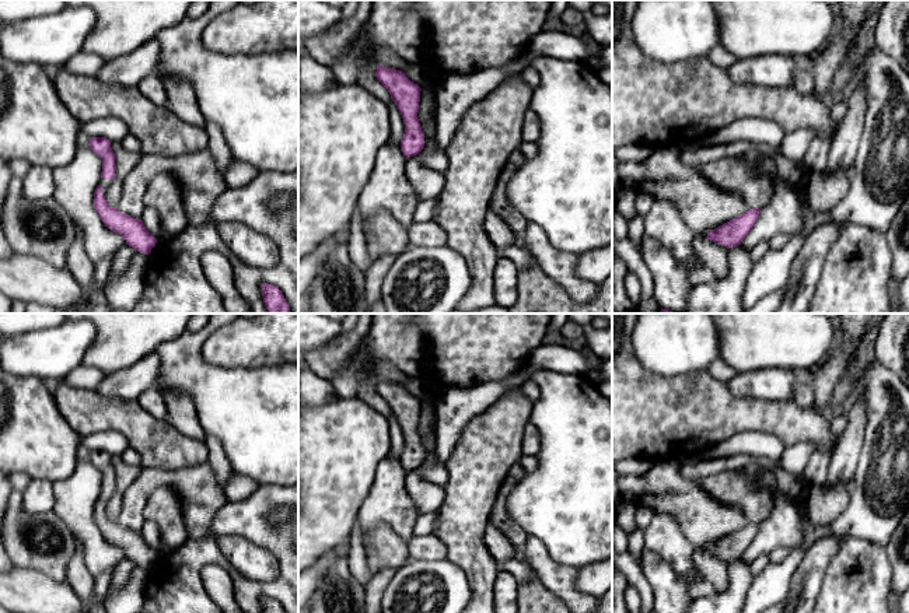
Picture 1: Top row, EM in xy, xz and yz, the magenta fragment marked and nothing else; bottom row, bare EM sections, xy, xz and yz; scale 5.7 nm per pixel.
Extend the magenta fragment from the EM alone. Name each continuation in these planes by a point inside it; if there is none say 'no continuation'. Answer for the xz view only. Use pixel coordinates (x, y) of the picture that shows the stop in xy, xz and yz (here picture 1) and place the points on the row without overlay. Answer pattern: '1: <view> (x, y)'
no continuation

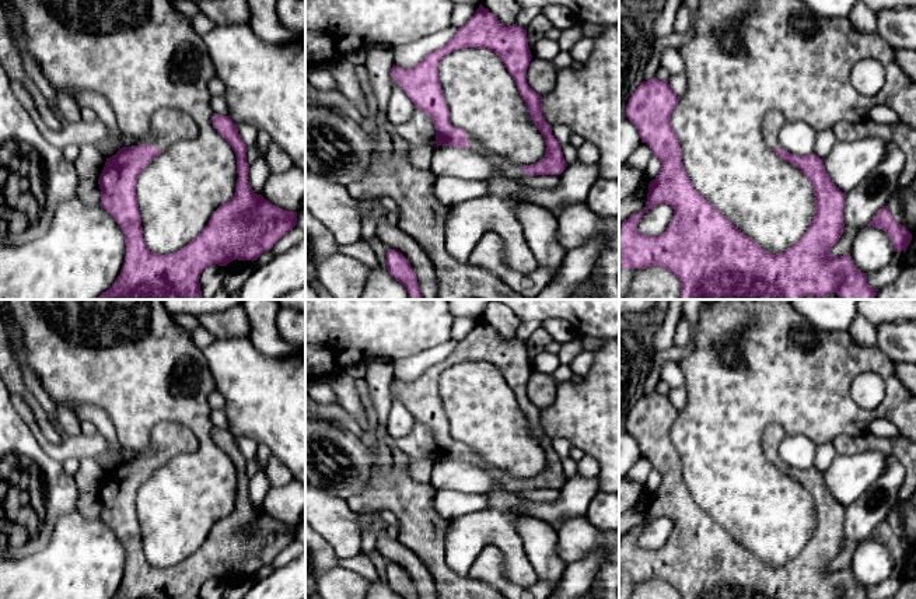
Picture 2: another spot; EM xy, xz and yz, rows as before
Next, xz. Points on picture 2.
1: xz (510, 483)

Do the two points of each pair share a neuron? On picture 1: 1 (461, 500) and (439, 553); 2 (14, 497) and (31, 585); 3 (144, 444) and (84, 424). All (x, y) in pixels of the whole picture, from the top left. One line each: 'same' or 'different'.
1: different
2: different
3: same

